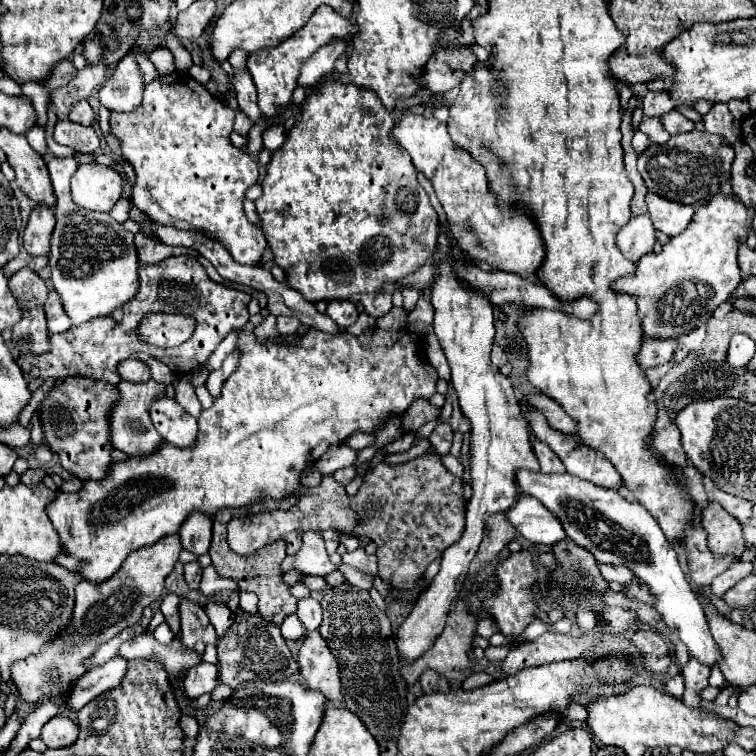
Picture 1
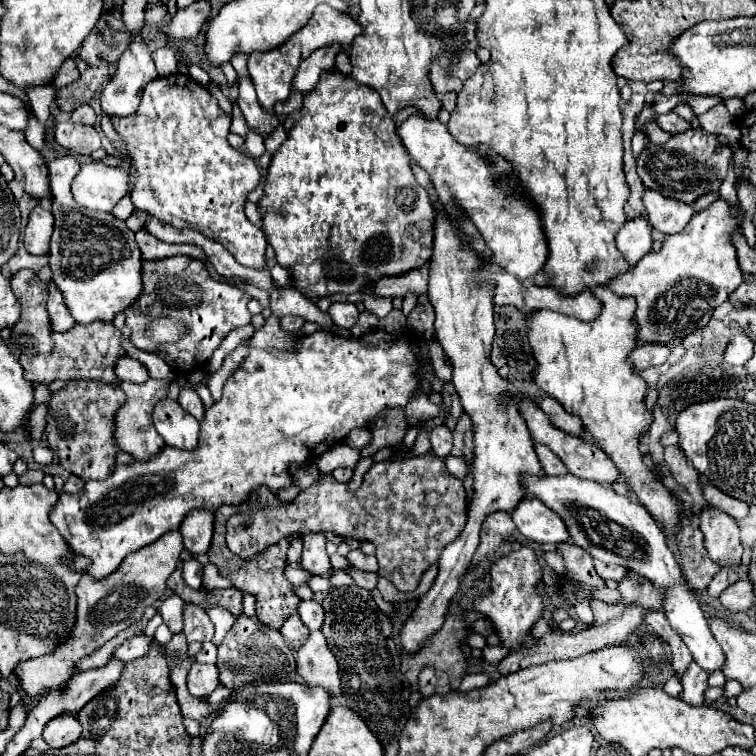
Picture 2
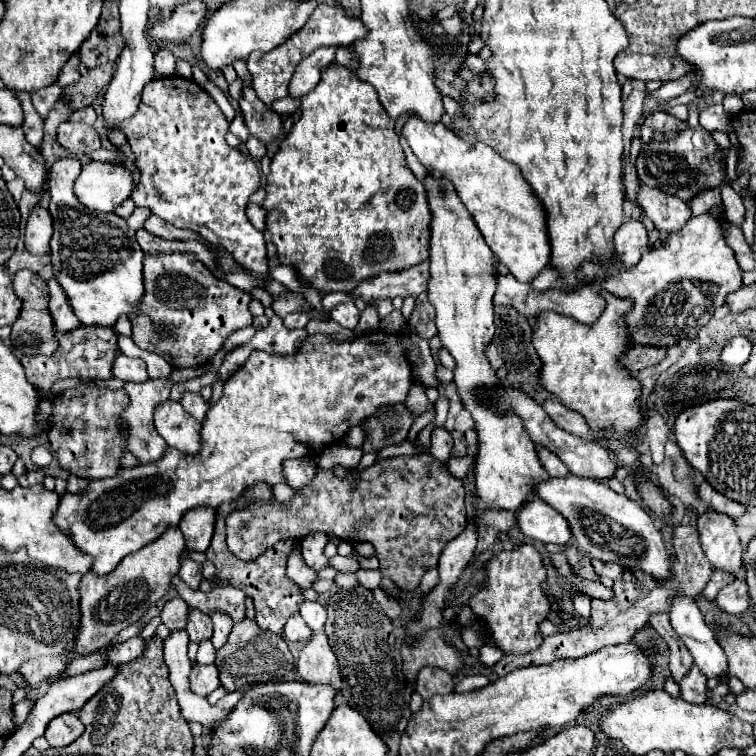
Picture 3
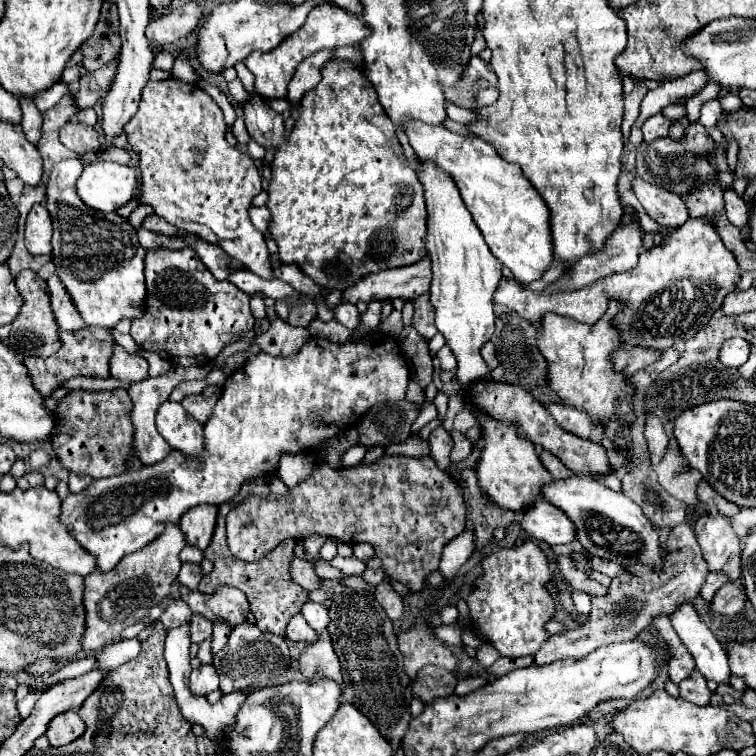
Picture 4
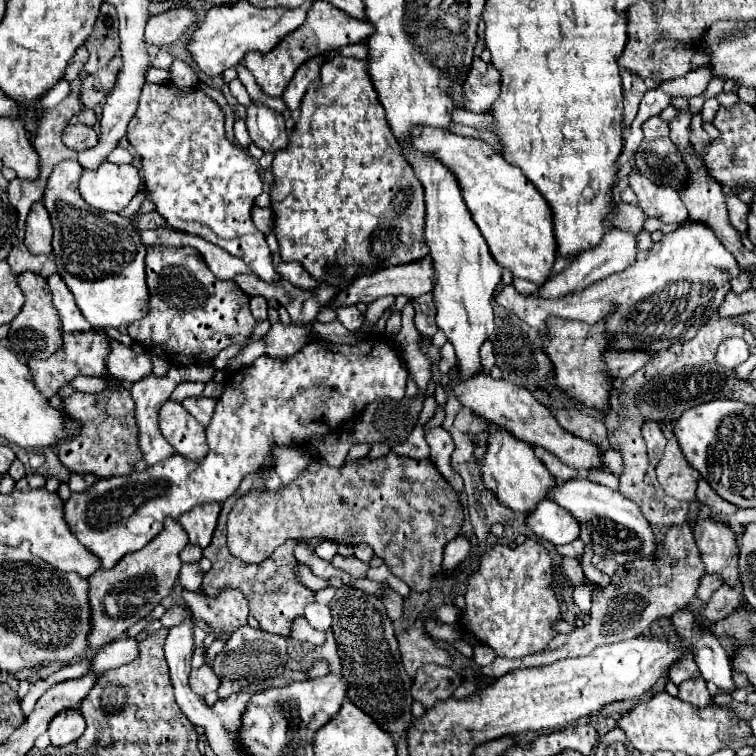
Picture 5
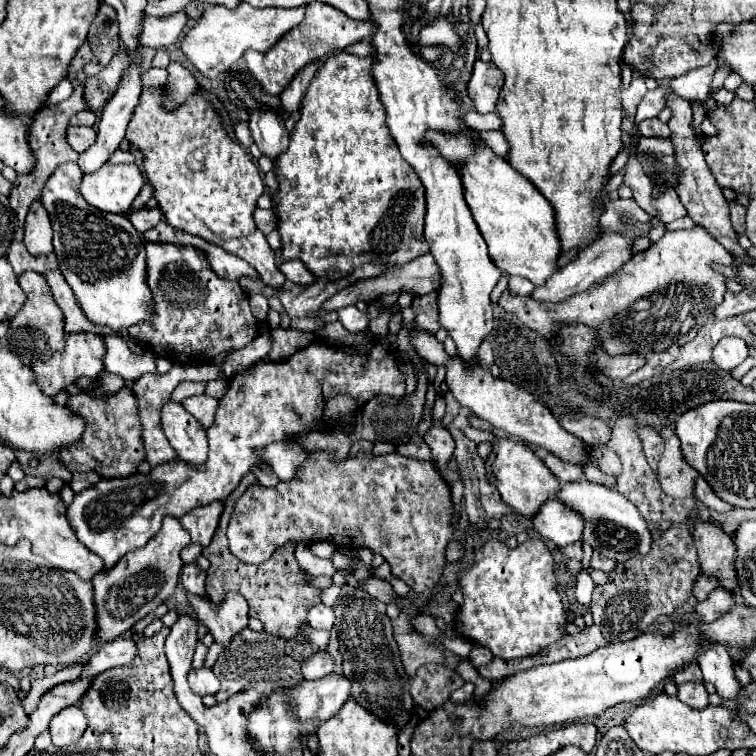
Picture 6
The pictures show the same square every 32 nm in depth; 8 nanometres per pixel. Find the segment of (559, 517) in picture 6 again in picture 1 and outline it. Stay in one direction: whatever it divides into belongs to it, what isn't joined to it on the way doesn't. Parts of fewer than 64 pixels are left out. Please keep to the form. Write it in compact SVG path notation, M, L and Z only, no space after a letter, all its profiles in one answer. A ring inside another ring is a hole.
M520 494L516 498L516 504L510 510L506 510L504 516L516 528L516 532L522 534L532 544L542 542L542 544L552 546L560 538L562 540L566 538L556 516L552 516L552 512L548 512L540 504L540 500L528 496L528 494Z

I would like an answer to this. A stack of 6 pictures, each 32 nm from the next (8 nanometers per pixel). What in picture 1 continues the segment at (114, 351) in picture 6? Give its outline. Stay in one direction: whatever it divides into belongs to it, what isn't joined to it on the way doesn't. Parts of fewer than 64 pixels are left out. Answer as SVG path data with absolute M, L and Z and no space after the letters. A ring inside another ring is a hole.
M128 358L120 364L120 376L128 382L148 382L152 378L150 366L138 358Z

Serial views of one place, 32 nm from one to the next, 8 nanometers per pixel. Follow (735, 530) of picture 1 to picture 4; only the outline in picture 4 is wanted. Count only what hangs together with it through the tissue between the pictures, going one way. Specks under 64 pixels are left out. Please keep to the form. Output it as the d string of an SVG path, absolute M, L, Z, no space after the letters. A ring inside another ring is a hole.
M702 514L694 530L710 572L724 572L730 580L740 580L742 546L728 516Z

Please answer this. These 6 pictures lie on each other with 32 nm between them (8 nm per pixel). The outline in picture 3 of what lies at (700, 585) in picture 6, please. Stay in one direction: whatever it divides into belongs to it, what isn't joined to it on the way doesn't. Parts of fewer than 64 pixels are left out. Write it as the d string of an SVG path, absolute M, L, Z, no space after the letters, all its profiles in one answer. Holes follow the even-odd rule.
M716 570L716 572L710 576L708 586L704 588L704 596L706 596L708 600L714 600L714 598L716 598L716 594L718 594L726 584L730 584L732 580L736 580L736 576L734 576L734 574L724 572L724 570Z

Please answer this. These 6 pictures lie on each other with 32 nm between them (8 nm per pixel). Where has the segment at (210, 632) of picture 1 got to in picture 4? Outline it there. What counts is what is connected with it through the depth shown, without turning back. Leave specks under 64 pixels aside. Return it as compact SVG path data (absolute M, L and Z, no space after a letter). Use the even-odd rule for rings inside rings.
M192 614L190 618L190 630L192 630L192 642L202 642L204 638L208 638L206 630L212 630L212 622L200 614Z

